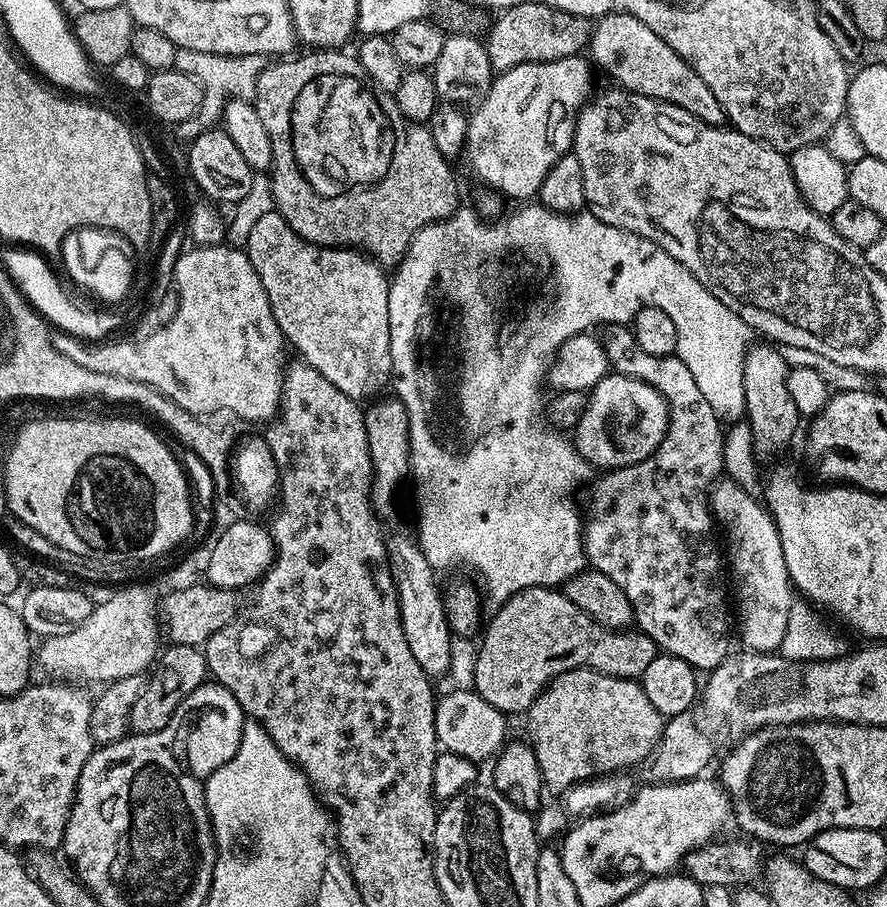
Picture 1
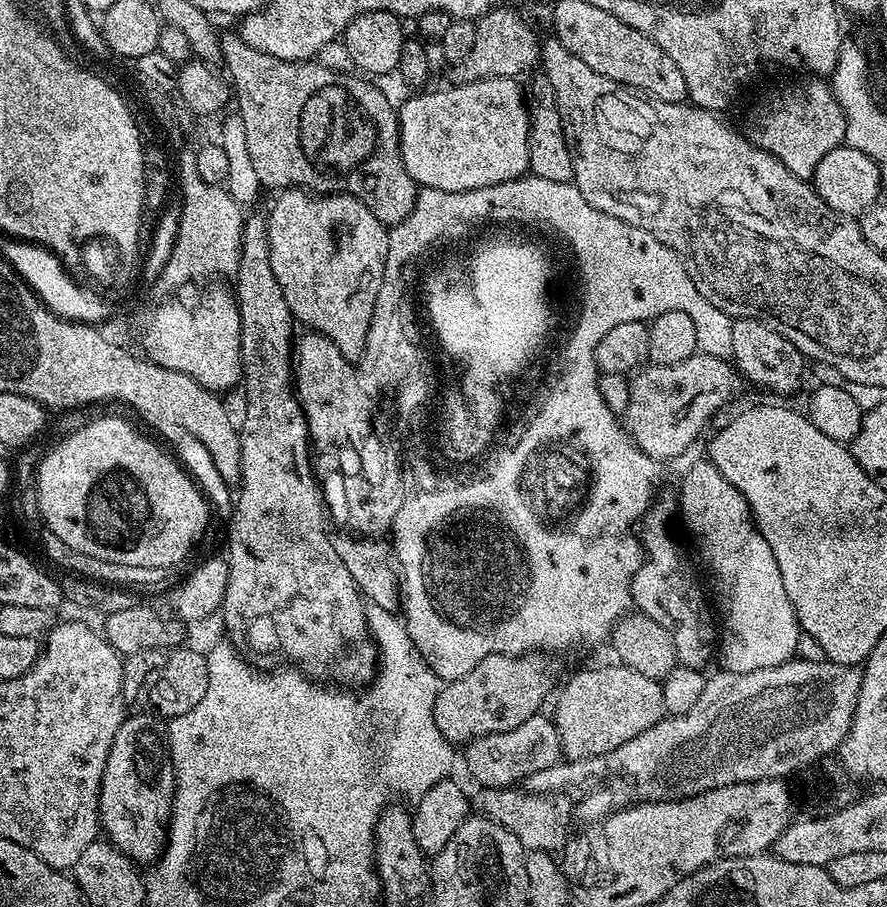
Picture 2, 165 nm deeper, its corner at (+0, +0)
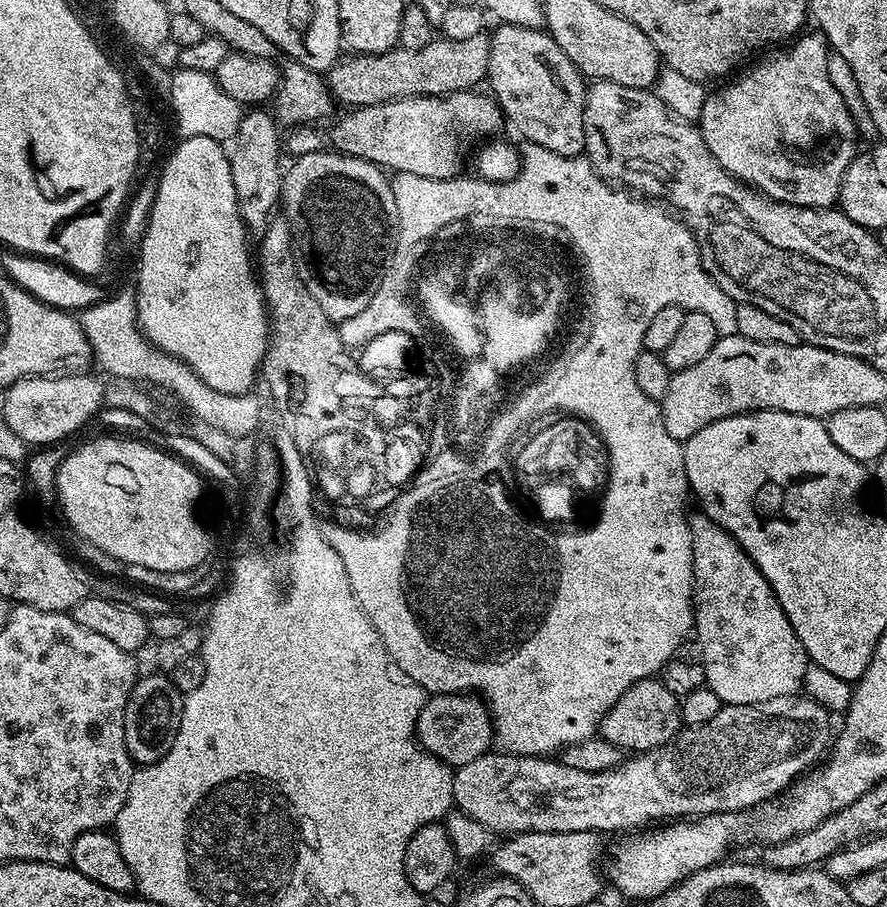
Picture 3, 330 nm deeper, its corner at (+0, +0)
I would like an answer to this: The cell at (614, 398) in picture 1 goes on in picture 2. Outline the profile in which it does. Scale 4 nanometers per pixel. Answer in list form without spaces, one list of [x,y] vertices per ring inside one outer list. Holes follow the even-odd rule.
[[[697,354],[674,366],[652,364],[645,367],[630,380],[630,402],[622,413],[626,431],[650,458],[657,462],[672,460],[699,438],[708,419],[731,398],[736,380],[737,369],[727,359],[718,356]]]

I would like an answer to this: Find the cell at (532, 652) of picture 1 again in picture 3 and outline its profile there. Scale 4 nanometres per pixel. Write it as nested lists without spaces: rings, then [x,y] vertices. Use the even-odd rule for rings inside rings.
[[[438,692],[429,695],[416,719],[416,738],[419,747],[455,770],[474,762],[490,751],[494,744],[492,714],[487,704],[476,694]]]

